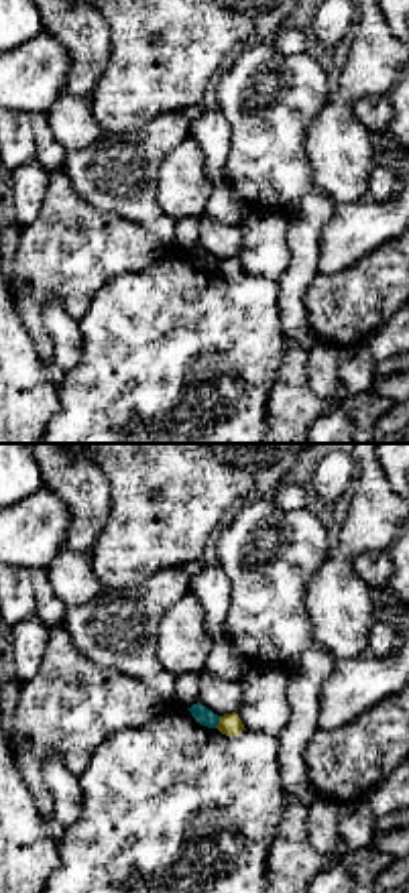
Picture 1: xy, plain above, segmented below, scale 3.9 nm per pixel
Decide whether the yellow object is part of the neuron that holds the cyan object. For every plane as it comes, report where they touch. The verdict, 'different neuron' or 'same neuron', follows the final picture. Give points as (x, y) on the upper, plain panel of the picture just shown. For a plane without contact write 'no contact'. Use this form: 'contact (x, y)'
contact (218, 265)

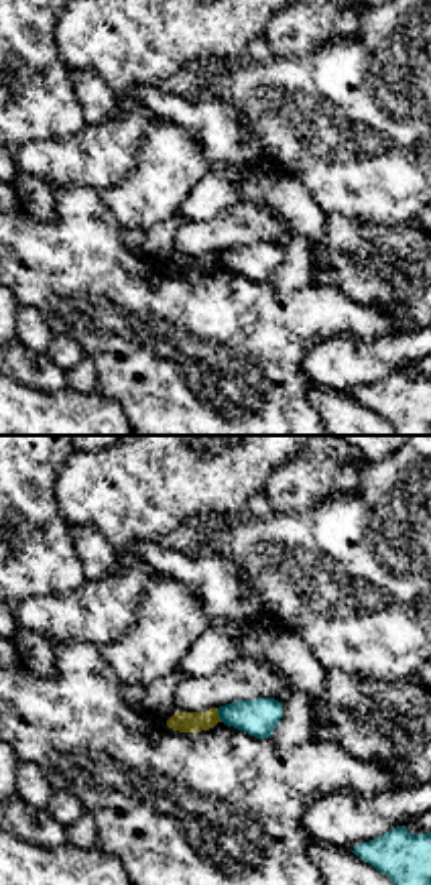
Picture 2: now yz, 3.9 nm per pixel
contact (218, 257)

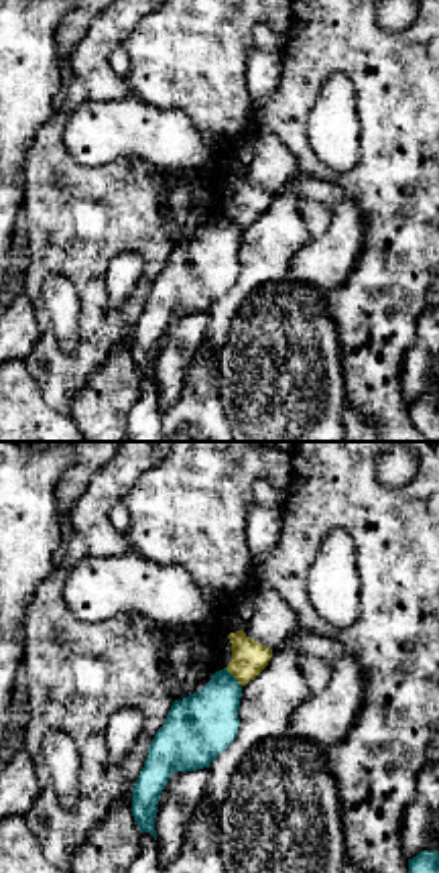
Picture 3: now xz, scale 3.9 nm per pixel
contact (234, 222)

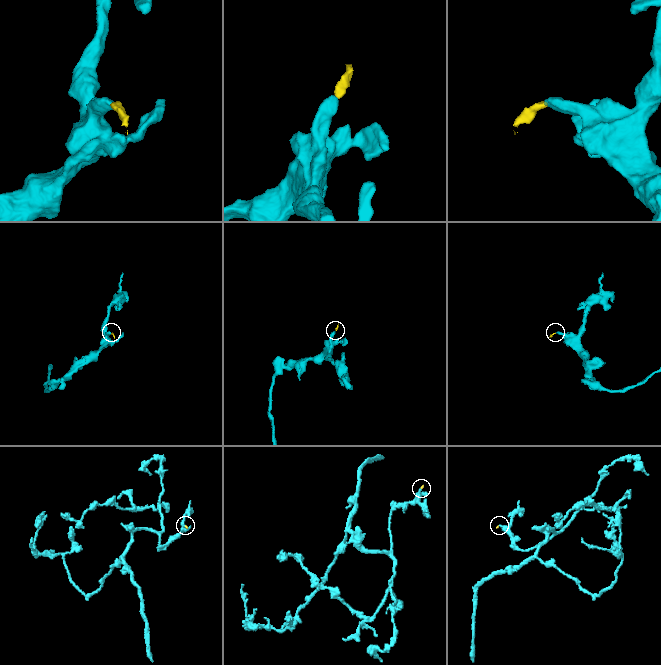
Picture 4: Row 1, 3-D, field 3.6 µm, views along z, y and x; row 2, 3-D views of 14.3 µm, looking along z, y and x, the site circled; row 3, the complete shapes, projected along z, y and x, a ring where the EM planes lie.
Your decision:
different neuron

